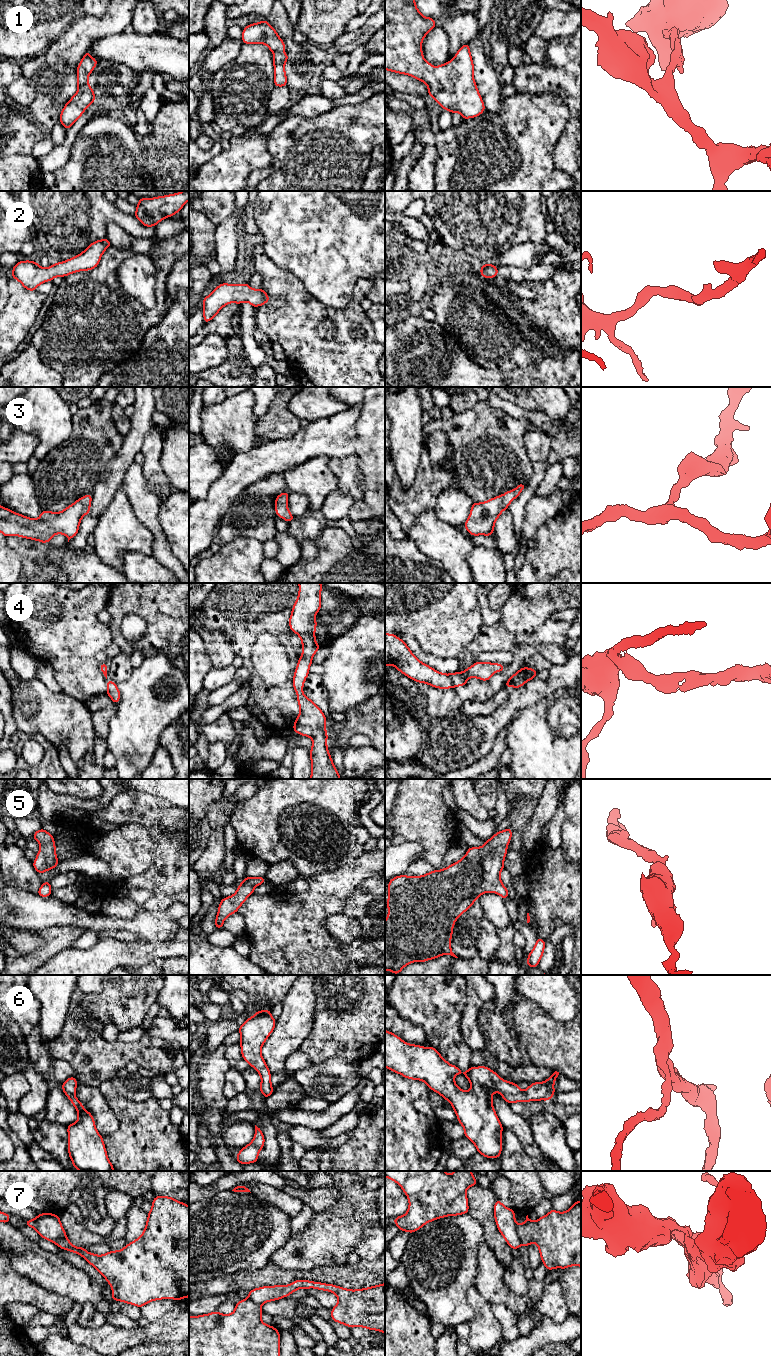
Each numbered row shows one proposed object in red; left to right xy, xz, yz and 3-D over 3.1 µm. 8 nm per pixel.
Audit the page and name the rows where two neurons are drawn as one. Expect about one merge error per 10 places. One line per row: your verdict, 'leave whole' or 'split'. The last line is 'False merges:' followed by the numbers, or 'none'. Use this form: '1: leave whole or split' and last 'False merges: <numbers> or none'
1: leave whole
2: leave whole
3: leave whole
4: leave whole
5: leave whole
6: leave whole
7: split
False merges: 7

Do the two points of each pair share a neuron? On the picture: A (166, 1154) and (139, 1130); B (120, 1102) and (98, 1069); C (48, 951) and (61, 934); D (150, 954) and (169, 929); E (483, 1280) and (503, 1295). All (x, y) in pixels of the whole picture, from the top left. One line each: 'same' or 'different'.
A: same
B: different
C: same
D: different
E: same

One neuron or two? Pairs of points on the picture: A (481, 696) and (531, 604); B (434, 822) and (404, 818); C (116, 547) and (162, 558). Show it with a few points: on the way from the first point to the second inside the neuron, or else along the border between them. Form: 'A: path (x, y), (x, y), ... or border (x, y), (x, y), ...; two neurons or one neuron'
A: border (500, 620), (510, 632), (533, 633), (539, 628); two neurons
B: path (427, 820), (425, 818), (411, 818); one neuron
C: border (150, 531), (153, 536), (151, 555); two neurons

